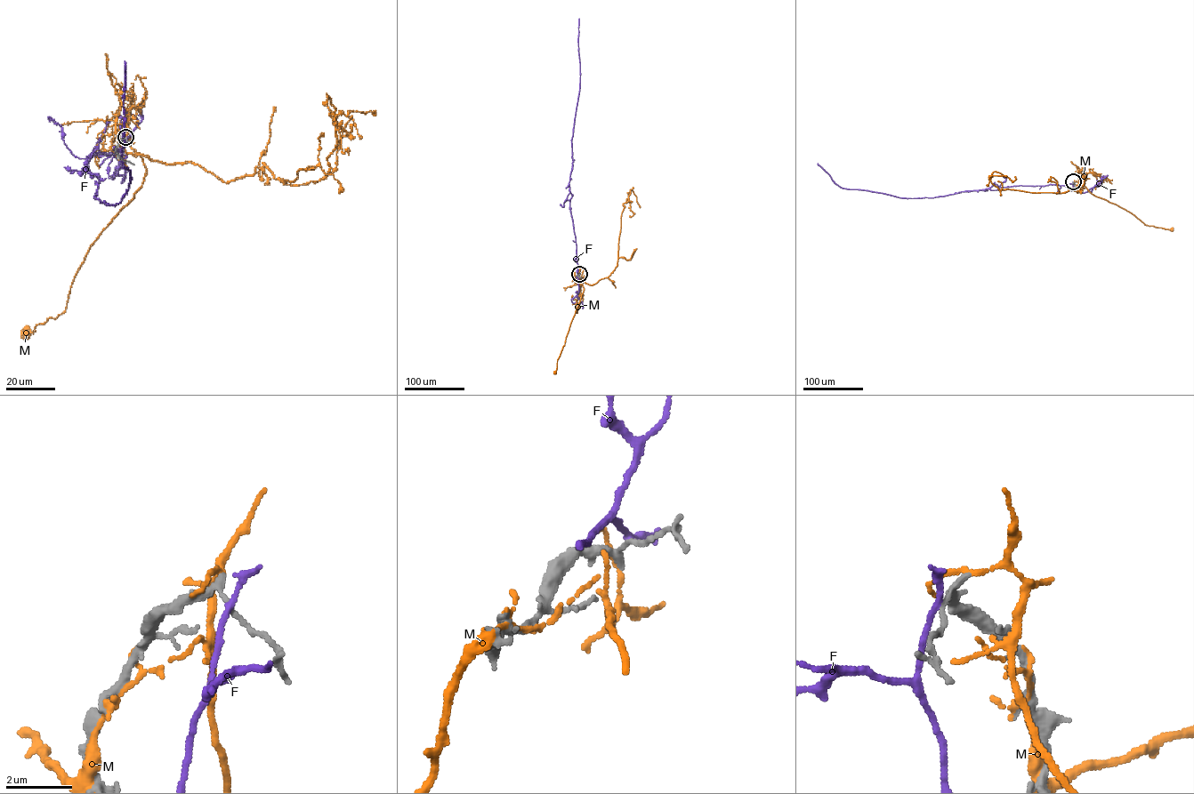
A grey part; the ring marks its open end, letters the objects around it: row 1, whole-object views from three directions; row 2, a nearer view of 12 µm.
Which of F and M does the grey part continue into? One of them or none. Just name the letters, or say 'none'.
none

